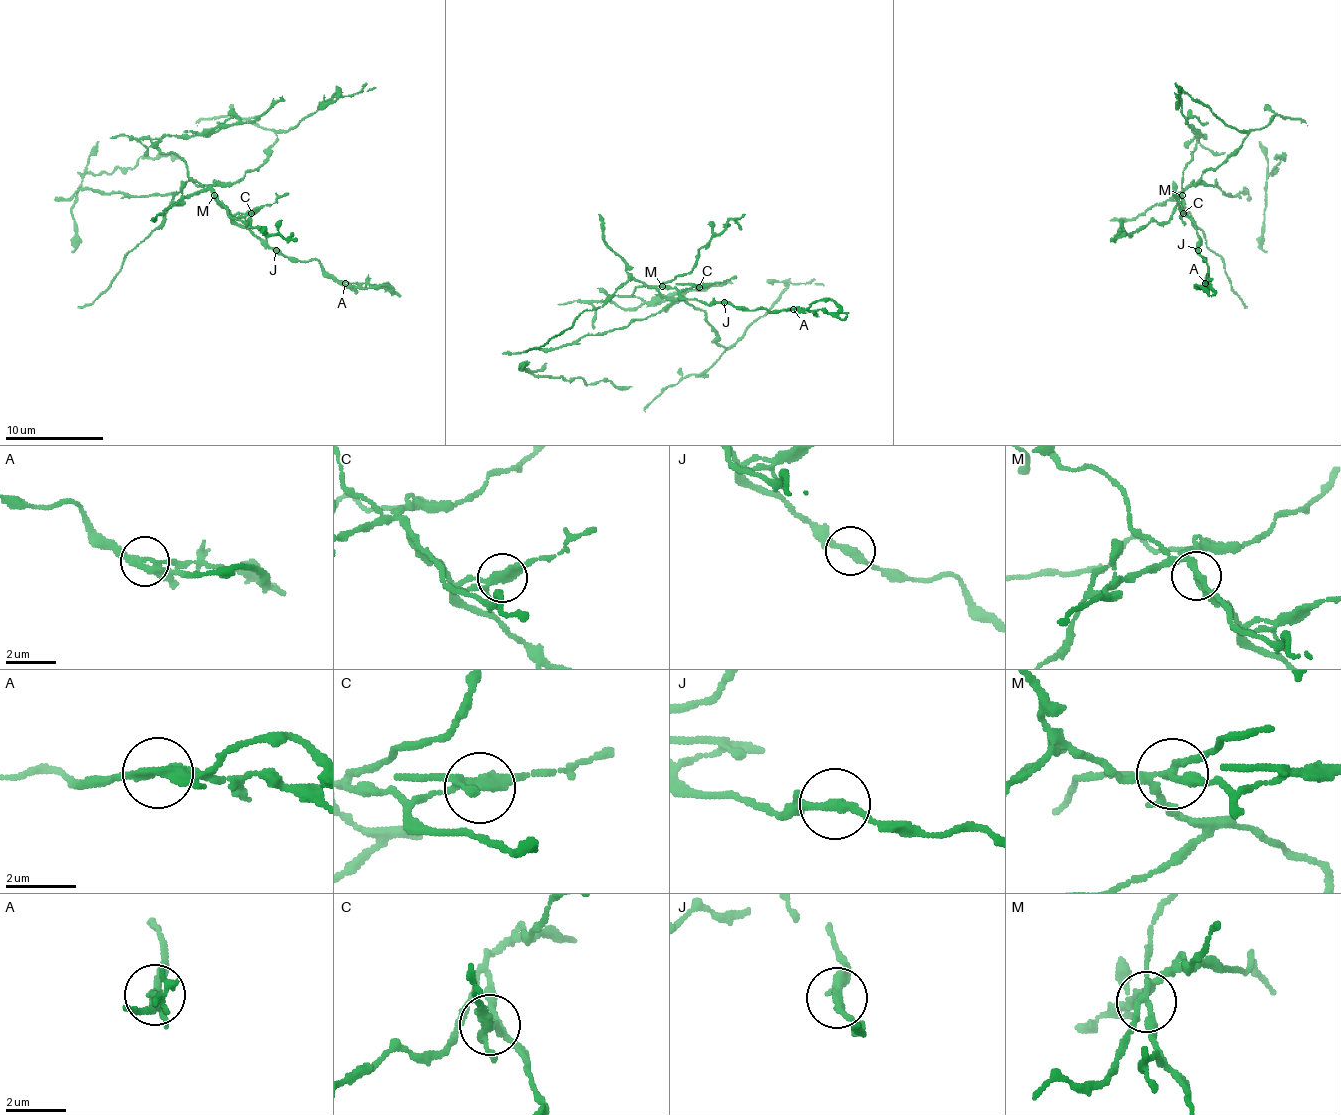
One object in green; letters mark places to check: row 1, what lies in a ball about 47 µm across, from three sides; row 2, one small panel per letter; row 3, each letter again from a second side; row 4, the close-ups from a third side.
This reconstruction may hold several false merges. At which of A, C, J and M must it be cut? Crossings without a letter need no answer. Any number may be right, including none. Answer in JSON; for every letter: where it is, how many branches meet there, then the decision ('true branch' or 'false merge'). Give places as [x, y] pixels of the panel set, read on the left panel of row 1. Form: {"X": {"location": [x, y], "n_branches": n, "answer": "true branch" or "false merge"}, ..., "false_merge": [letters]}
{"A": {"location": [345, 283], "n_branches": 2, "answer": "false merge"}, "C": {"location": [251, 213], "n_branches": 4, "answer": "true branch"}, "J": {"location": [276, 250], "n_branches": 3, "answer": "true branch"}, "M": {"location": [214, 195], "n_branches": 4, "answer": "false merge"}, "false_merge": ["A", "M"]}

